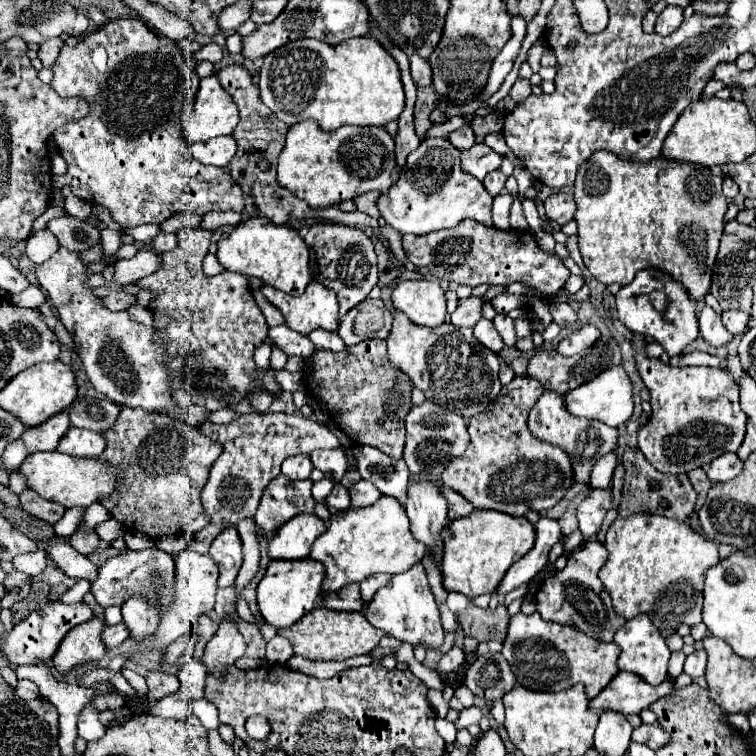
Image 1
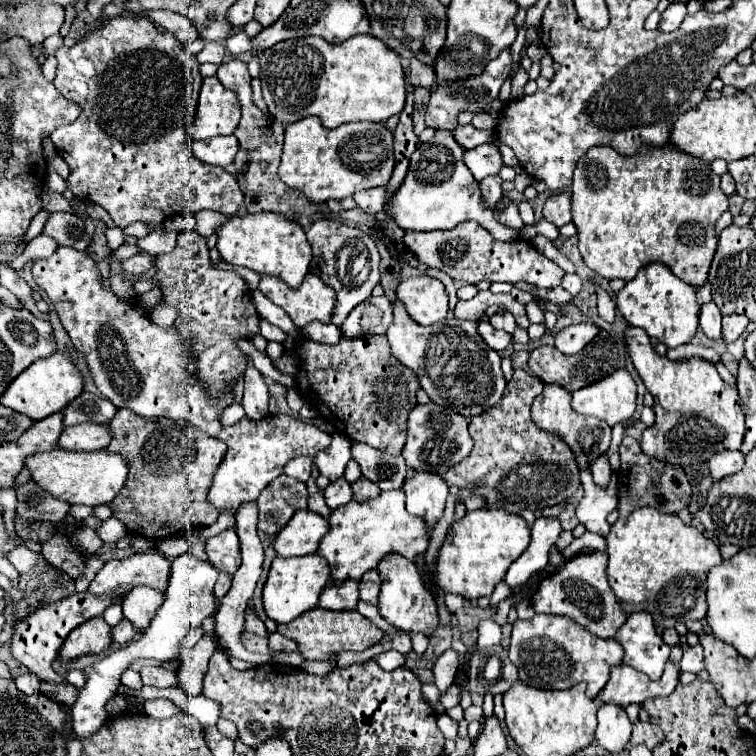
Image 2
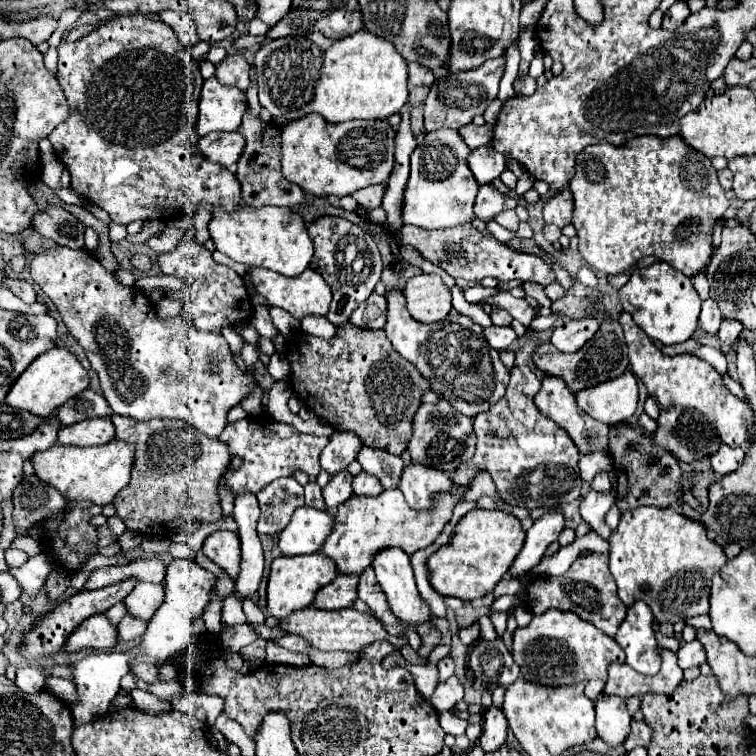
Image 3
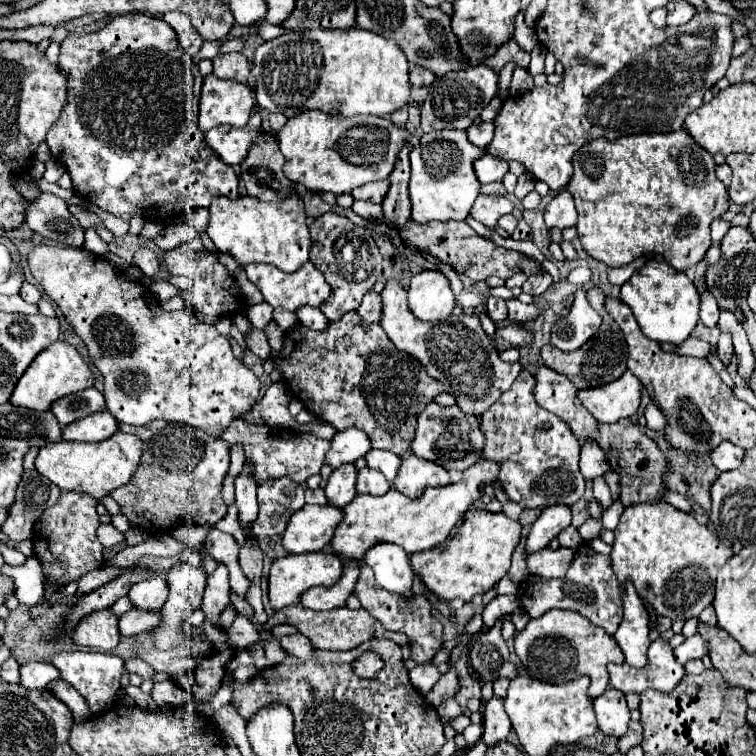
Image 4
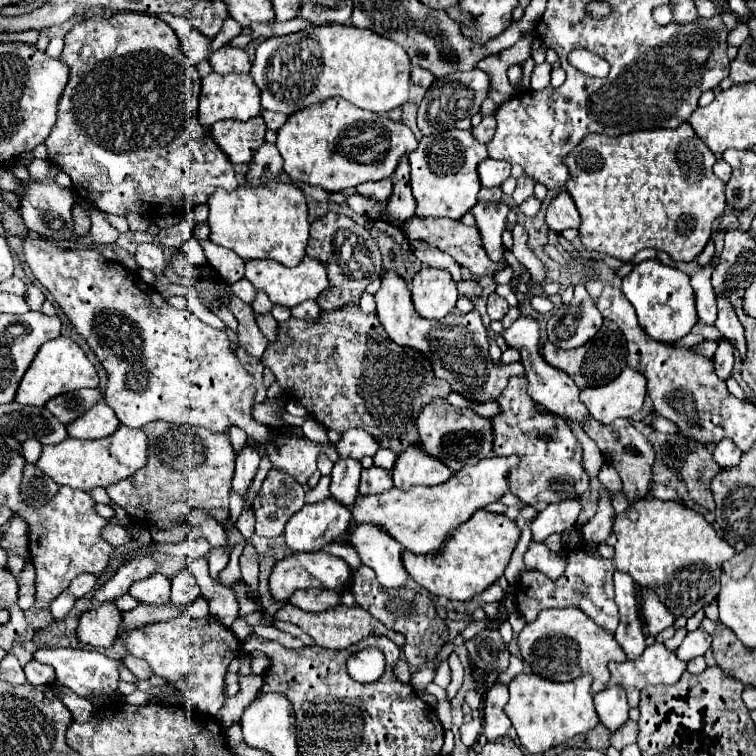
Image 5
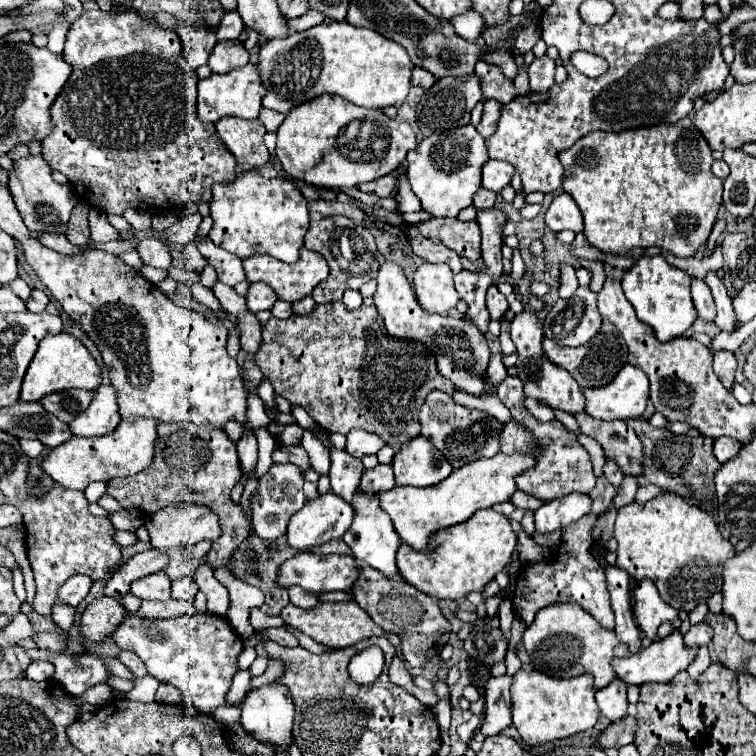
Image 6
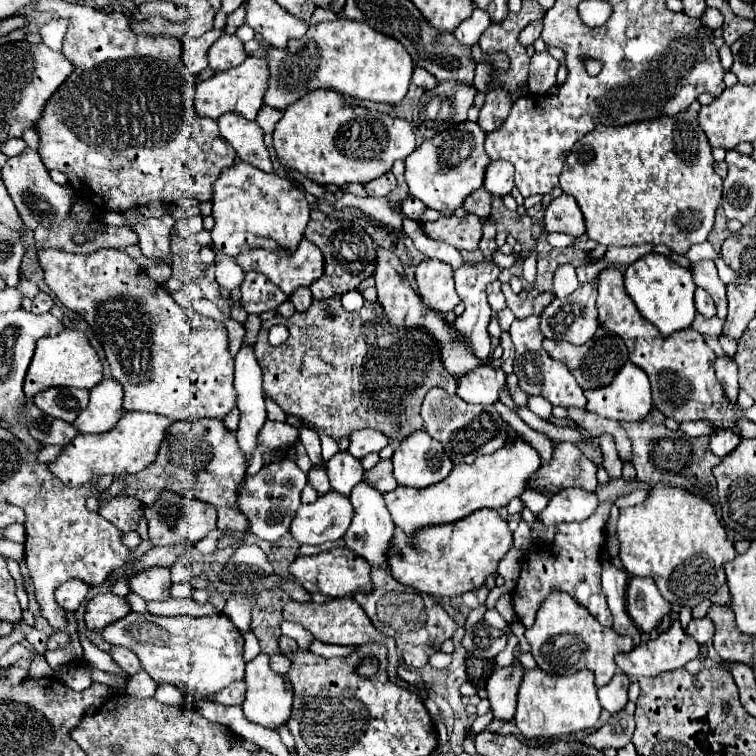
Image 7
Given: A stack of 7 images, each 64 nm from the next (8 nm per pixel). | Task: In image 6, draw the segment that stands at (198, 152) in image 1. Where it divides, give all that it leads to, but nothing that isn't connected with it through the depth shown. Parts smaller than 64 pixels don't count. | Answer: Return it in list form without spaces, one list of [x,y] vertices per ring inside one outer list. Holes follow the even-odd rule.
[[[226,116],[226,120],[218,120],[216,132],[222,142],[230,148],[238,164],[264,168],[270,162],[268,148],[262,140],[266,130],[260,120],[238,120]]]

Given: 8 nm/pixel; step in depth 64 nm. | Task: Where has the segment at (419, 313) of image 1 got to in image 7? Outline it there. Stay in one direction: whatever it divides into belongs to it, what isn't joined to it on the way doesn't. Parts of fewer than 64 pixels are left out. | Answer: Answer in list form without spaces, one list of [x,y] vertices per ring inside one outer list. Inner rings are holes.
[[[424,260],[416,266],[418,292],[426,306],[436,312],[448,314],[460,302],[454,290],[454,268],[440,260]]]

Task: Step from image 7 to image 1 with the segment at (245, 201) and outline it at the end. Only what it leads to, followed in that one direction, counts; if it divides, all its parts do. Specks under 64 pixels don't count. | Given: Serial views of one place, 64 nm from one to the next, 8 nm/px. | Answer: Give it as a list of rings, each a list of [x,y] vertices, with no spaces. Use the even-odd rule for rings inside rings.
[[[248,218],[236,224],[228,232],[228,238],[218,240],[216,256],[226,270],[258,276],[264,284],[282,288],[292,296],[300,296],[312,278],[308,266],[308,248],[298,230],[286,224],[270,224],[270,220],[266,218]]]

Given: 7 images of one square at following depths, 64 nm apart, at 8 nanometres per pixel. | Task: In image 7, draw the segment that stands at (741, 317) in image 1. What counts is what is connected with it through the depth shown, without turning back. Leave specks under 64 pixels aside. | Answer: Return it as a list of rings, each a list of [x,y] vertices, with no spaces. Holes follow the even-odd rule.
[[[716,358],[714,362],[714,370],[716,370],[716,376],[720,378],[720,384],[726,392],[726,400],[730,400],[730,404],[736,404],[738,400],[738,392],[740,392],[740,386],[738,386],[738,368],[734,364],[732,358]]]

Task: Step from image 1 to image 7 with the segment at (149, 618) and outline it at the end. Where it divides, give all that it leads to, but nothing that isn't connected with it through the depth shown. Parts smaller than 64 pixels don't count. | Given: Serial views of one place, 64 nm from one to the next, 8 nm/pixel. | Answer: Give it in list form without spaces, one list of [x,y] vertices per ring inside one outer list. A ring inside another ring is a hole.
[[[146,568],[130,578],[130,590],[144,600],[166,600],[170,586],[170,568]]]

